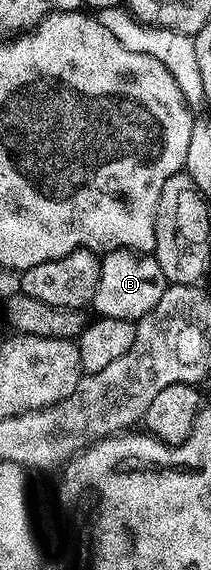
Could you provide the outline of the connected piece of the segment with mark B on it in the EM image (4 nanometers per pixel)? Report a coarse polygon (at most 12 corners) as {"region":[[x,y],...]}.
{"region":[[149,252],[101,258],[92,309],[143,317],[163,296],[163,268]]}

